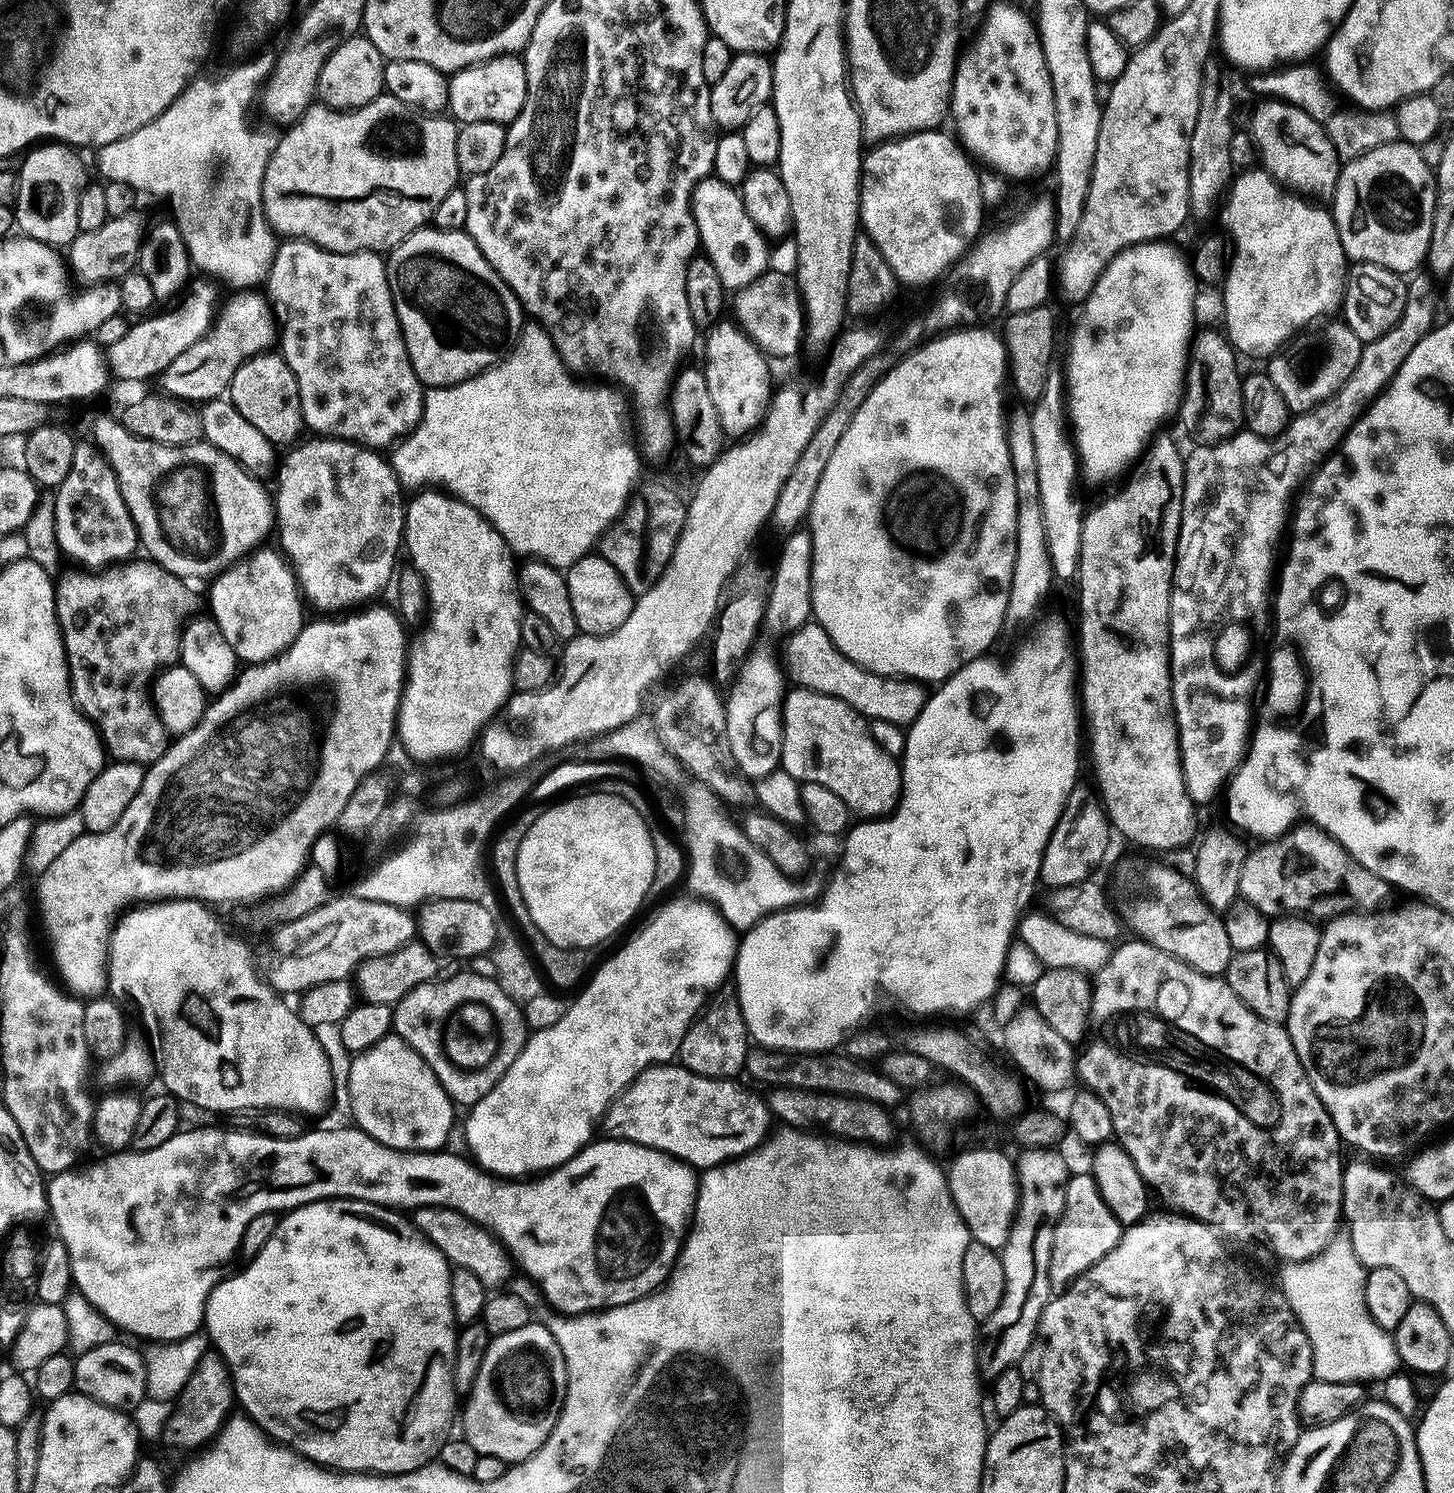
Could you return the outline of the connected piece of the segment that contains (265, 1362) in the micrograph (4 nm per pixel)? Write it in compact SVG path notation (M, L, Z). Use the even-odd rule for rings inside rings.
M343 1198L315 1200L291 1209L279 1217L270 1242L262 1246L260 1253L251 1257L237 1276L221 1279L204 1304L203 1327L207 1339L228 1366L232 1391L239 1407L240 1404L244 1407L241 1408L243 1415L275 1443L291 1448L293 1453L300 1455L301 1452L306 1459L313 1460L313 1465L328 1470L397 1476L424 1468L439 1457L441 1446L450 1436L448 1427L452 1424L452 1415L458 1412L452 1373L458 1333L450 1294L453 1269L428 1237L412 1225L411 1219L404 1217L403 1220L400 1216L403 1215L399 1211L383 1208L380 1204Z

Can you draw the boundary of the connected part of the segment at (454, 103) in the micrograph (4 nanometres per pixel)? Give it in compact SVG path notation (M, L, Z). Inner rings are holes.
M516 54L494 56L491 60L483 60L481 64L471 64L469 68L451 73L448 82L448 108L460 124L498 122L507 126L522 110L527 93L523 59Z

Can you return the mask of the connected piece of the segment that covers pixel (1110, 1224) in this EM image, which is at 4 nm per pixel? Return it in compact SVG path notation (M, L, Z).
M1090 1174L1073 1175L1066 1188L1064 1212L1054 1230L1054 1250L1050 1254L1050 1282L1052 1283L1053 1293L1063 1292L1073 1280L1077 1280L1083 1272L1090 1270L1103 1256L1110 1254L1110 1250L1114 1250L1114 1246L1120 1240L1121 1231L1122 1225L1110 1210L1110 1206L1104 1201L1093 1176Z

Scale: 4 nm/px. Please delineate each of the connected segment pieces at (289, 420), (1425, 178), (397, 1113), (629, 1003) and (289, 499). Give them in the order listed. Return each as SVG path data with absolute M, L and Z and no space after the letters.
M279 351L260 352L238 366L232 376L230 399L238 414L242 414L242 418L246 418L246 422L251 422L257 430L262 430L262 434L266 434L266 438L274 446L288 446L301 439L304 415L298 382L294 378L294 370L290 370Z
M1405 142L1378 146L1347 161L1341 167L1336 191L1330 200L1332 219L1336 221L1345 257L1361 264L1377 264L1399 274L1415 273L1427 261L1430 234L1434 230L1435 209L1434 169L1422 162L1422 154L1417 145Z
M395 1034L386 1035L374 1046L368 1048L367 1051L353 1055L351 1060L352 1065L348 1068L348 1100L352 1103L352 1116L356 1119L353 1120L355 1127L359 1128L361 1132L365 1132L366 1135L372 1136L378 1142L382 1142L391 1148L397 1148L399 1152L435 1152L447 1145L444 1143L447 1142L448 1135L452 1132L452 1108L454 1109L454 1101L449 1096L448 1091L438 1082L434 1070L430 1070L428 1063L404 1039Z
M698 898L688 900L672 900L664 904L656 912L656 917L645 926L641 932L636 932L604 965L591 973L590 979L579 989L580 997L573 1004L565 1007L562 1018L554 1022L546 1030L532 1032L524 1041L524 1048L514 1058L510 1070L502 1074L502 1078L483 1096L477 1104L471 1105L468 1121L464 1124L464 1140L468 1143L471 1159L485 1172L496 1178L528 1178L533 1174L543 1174L552 1171L560 1164L565 1164L571 1156L575 1156L585 1144L593 1139L592 1131L598 1128L603 1121L608 1105L644 1071L645 1068L654 1064L667 1064L677 1059L682 1038L692 1021L700 1015L706 1001L729 979L734 968L738 936L734 929L724 920L724 917L712 907Z
M335 438L312 439L316 440L305 439L289 447L275 469L274 528L277 533L280 531L279 547L296 573L303 599L316 608L348 610L378 595L387 586L392 571L393 576L397 571L396 555L399 552L401 555L404 538L406 496L396 471L385 457L384 460L380 457L383 455L379 451Z

